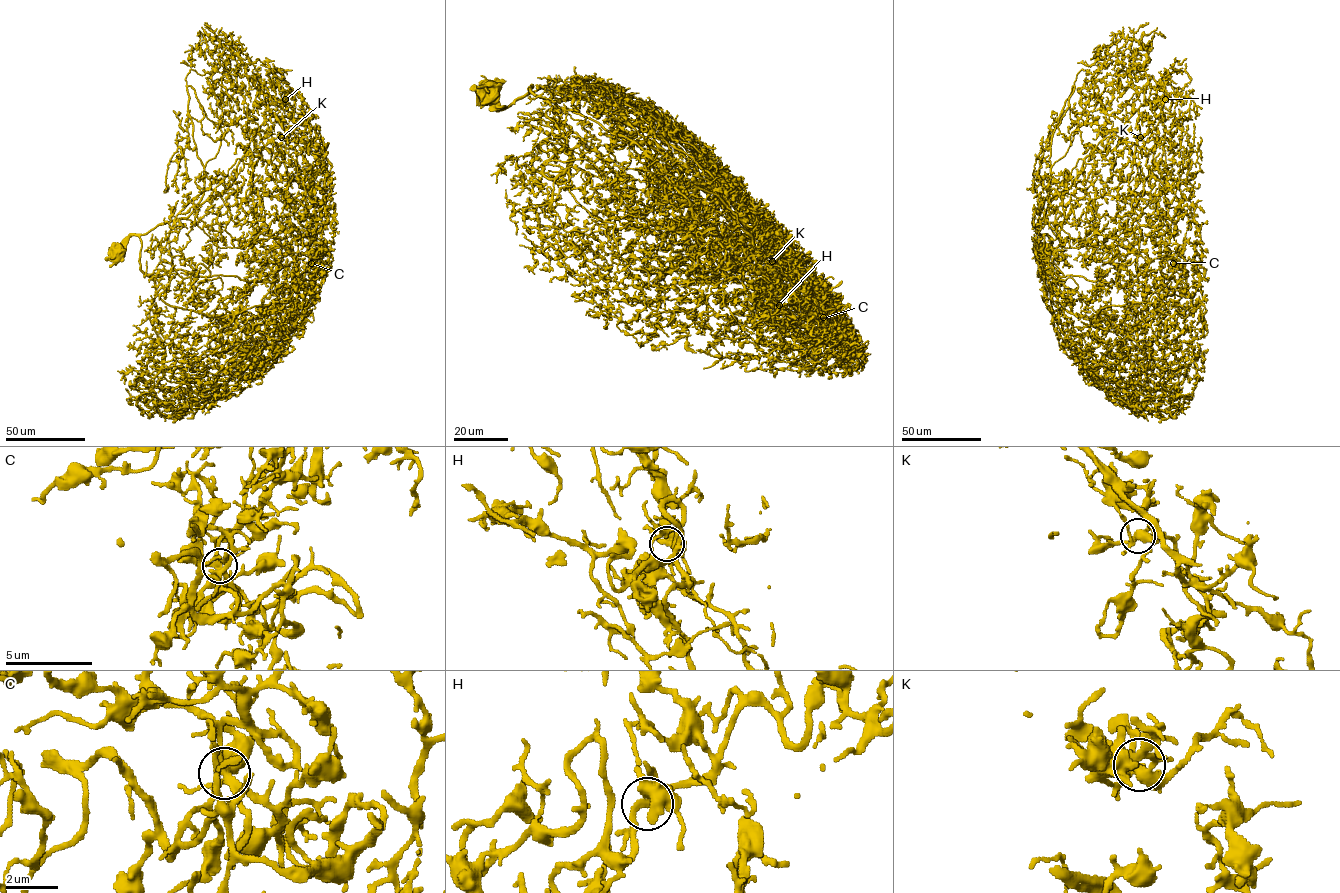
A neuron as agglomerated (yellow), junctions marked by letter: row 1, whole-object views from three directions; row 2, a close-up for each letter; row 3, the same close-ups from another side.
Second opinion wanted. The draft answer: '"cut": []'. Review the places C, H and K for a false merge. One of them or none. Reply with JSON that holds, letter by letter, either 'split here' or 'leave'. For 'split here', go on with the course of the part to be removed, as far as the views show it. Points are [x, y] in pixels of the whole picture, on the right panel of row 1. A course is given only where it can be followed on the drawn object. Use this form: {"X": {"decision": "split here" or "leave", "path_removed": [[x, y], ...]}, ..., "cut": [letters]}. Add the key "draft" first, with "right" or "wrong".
{"draft": "right", "C": {"decision": "leave"}, "H": {"decision": "leave"}, "K": {"decision": "leave"}, "cut": []}

